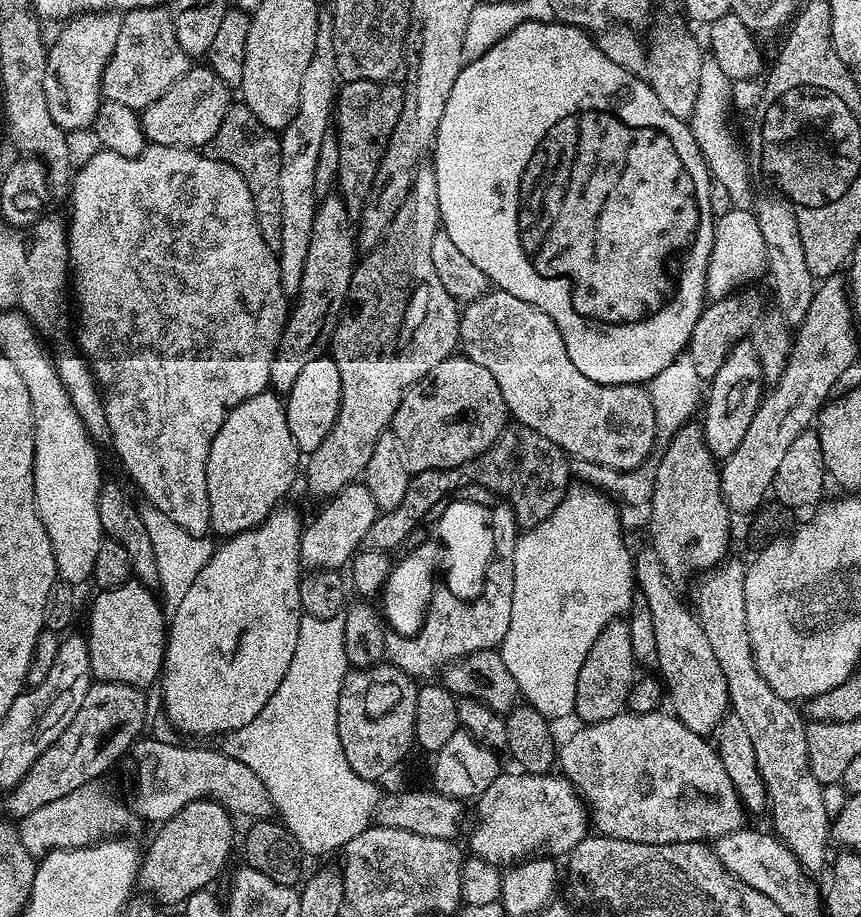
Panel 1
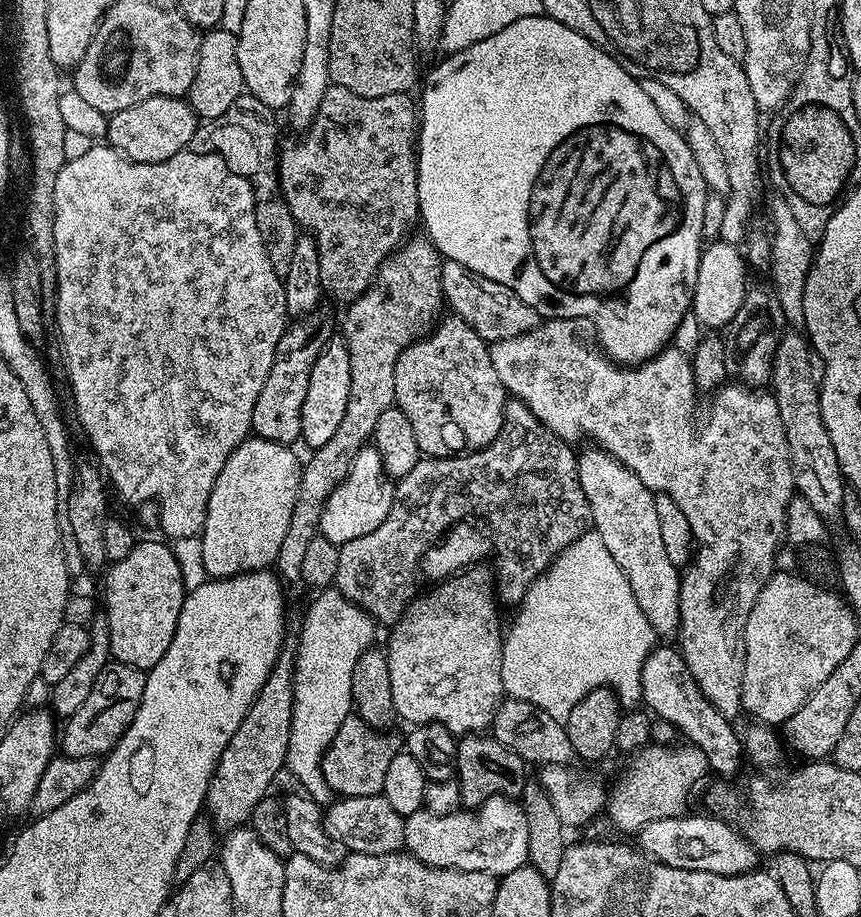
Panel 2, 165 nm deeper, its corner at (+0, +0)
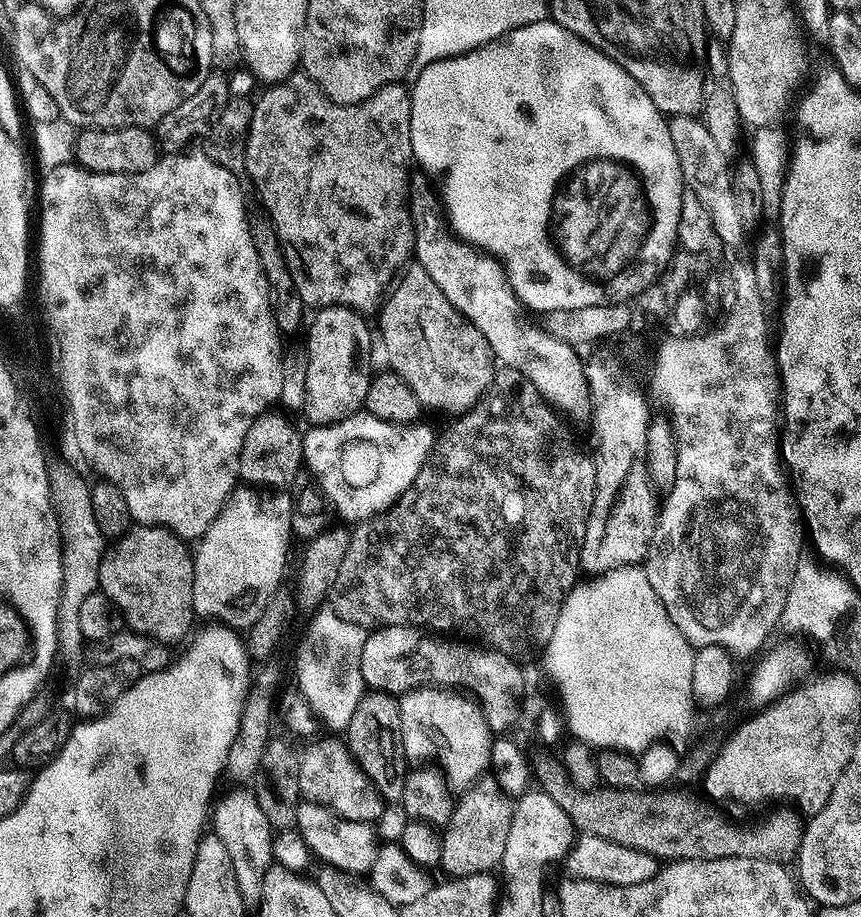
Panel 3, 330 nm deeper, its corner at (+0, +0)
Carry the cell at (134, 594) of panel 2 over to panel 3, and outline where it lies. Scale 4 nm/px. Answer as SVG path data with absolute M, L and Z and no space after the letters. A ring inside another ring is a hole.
M133 527L115 541L101 558L99 591L110 598L110 602L120 611L123 623L131 631L148 636L159 644L173 646L193 631L192 558L189 545L167 528Z

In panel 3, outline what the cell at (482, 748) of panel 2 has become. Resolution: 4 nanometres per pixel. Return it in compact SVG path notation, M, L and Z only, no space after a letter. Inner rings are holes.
M485 774L480 779L469 784L459 793L455 801L452 816L442 832L444 849L440 855L439 867L448 871L449 877L469 876L470 874L482 874L492 872L500 868L500 859L505 853L506 838L509 837L510 822L514 807L513 797L504 792L495 775Z

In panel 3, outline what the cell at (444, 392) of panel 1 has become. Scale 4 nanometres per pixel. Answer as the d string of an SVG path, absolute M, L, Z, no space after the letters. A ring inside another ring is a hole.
M415 262L409 263L399 273L398 279L391 285L390 291L385 295L383 304L378 309L379 316L380 332L378 328L378 340L379 343L380 340L384 343L384 356L388 359L387 367L394 374L398 374L398 378L402 378L402 382L406 382L406 386L410 386L410 390L414 392L414 398L418 398L421 409L428 410L428 408L433 408L436 412L463 414L479 404L480 399L486 395L488 387L492 385L492 376L498 367L497 361L490 350L490 342L486 342L486 338L482 338L482 334L478 334L476 327L462 313L454 310L454 306L450 306L450 302L446 302L446 294L442 294L442 290L438 290L438 285L434 283L434 278L430 278L430 274L426 274L426 270L421 264Z

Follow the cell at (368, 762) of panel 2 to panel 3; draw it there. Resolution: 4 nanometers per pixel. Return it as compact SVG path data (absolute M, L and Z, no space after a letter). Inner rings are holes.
M316 740L308 744L299 753L298 786L301 797L309 804L321 804L334 814L346 818L350 822L372 824L382 814L386 801L380 792L366 778L366 774L353 758L347 743L340 740Z

